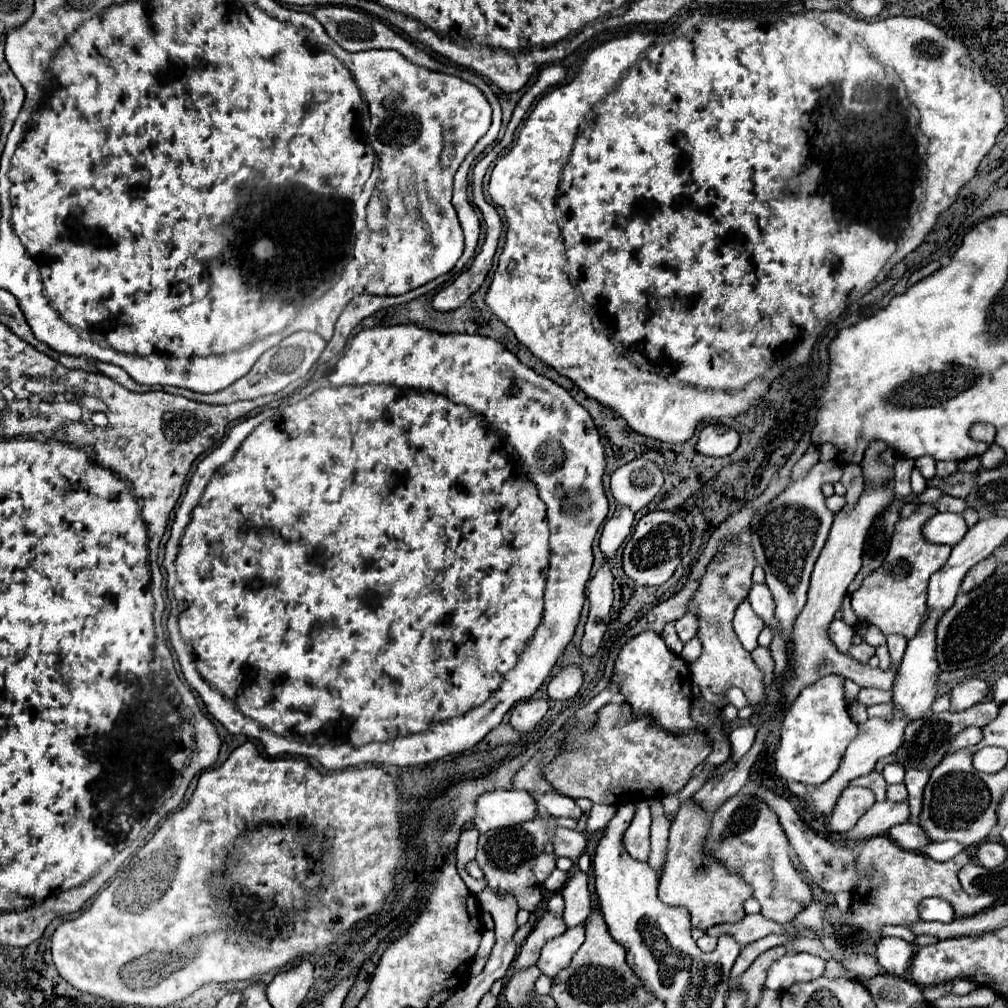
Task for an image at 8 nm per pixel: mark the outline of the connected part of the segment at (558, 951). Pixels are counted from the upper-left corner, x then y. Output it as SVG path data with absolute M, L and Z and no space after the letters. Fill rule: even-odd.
M575 926L569 928L567 932L563 932L561 936L553 938L551 942L547 942L543 946L541 958L537 962L537 968L549 976L555 978L557 972L561 972L561 968L567 968L567 964L573 960L577 948L583 944L585 934L583 934L583 926Z

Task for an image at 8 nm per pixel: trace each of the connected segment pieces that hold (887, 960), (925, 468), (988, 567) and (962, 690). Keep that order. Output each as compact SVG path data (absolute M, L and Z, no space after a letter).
M883 938L877 944L877 960L889 974L903 976L909 970L915 950L917 948L913 944L901 938Z
M922 456L915 460L915 468L917 468L922 476L929 480L935 476L936 462L931 456Z
M989 556L985 560L981 560L981 564L975 564L967 576L963 578L963 584L961 584L961 592L969 592L973 590L975 586L979 586L981 582L985 582L991 574L993 574L993 568L997 568L997 558L995 556Z
M977 676L969 680L961 680L953 690L951 690L951 712L963 712L971 708L973 704L983 702L983 698L989 694L989 684Z

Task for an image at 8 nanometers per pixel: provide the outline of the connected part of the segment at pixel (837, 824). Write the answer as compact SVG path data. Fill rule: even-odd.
M849 786L843 790L843 794L837 800L837 806L833 814L827 818L829 828L833 832L849 832L853 824L875 804L875 794L869 788L861 786Z

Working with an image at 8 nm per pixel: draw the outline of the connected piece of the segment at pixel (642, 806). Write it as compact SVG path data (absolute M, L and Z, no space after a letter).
M647 800L635 802L635 818L631 826L627 828L623 840L625 840L625 850L635 858L635 860L647 860L651 846L649 846L649 826L651 826L651 812Z

